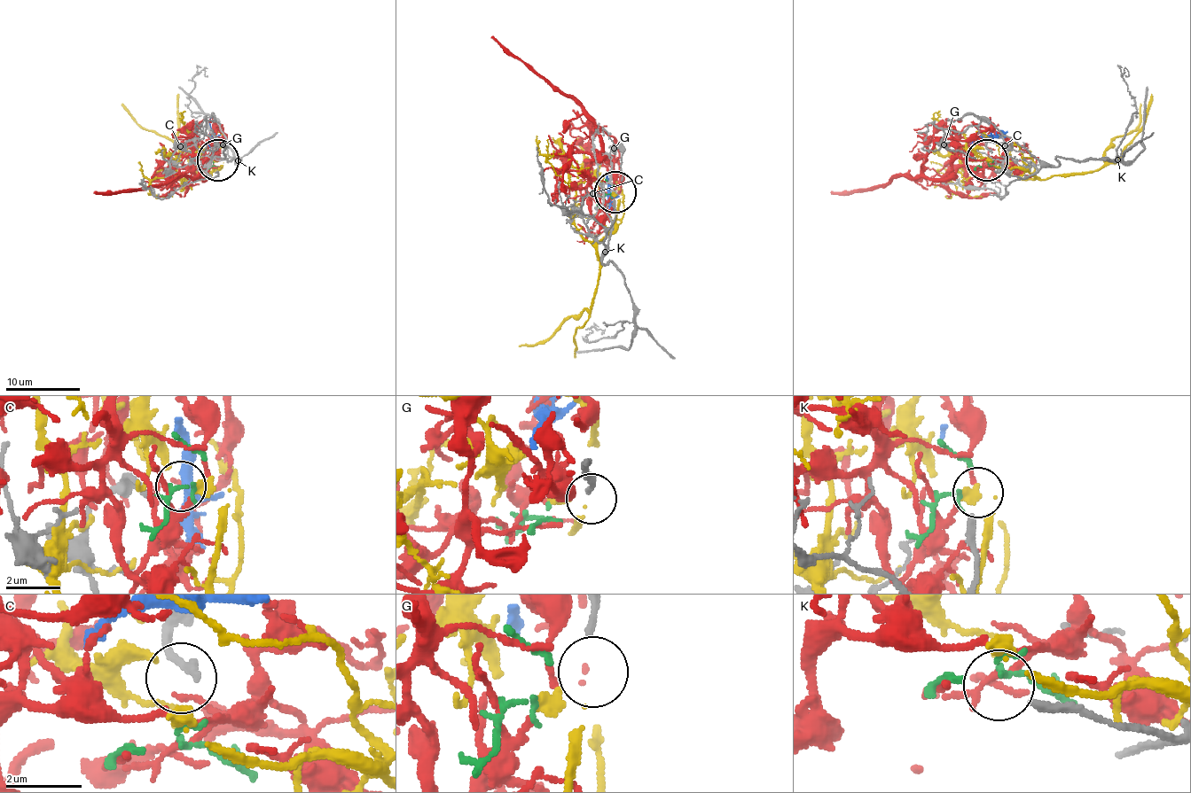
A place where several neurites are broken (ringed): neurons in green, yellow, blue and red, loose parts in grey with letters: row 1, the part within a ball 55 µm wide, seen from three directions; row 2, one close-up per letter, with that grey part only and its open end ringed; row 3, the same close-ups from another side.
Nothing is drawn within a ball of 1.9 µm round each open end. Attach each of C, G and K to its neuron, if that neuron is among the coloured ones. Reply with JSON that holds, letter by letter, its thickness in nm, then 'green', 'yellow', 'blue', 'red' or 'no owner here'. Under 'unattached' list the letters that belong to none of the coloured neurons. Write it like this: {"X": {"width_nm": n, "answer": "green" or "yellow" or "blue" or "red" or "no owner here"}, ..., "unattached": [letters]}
{"C": {"width_nm": 240, "answer": "no owner here"}, "G": {"width_nm": 150, "answer": "yellow"}, "K": {"width_nm": 240, "answer": "green"}, "unattached": ["C"]}

